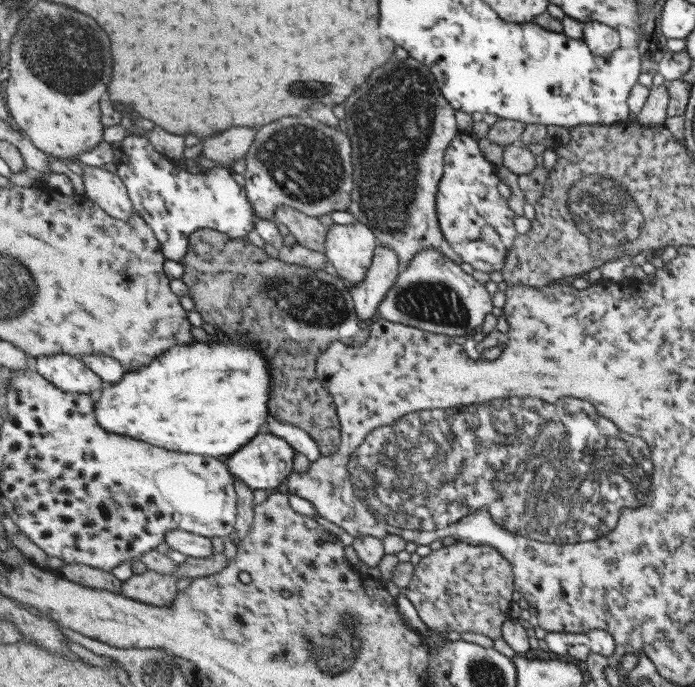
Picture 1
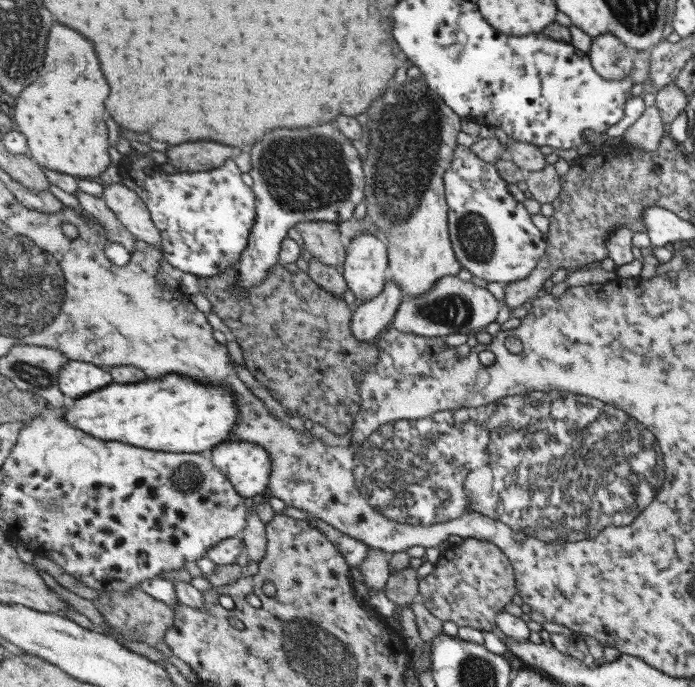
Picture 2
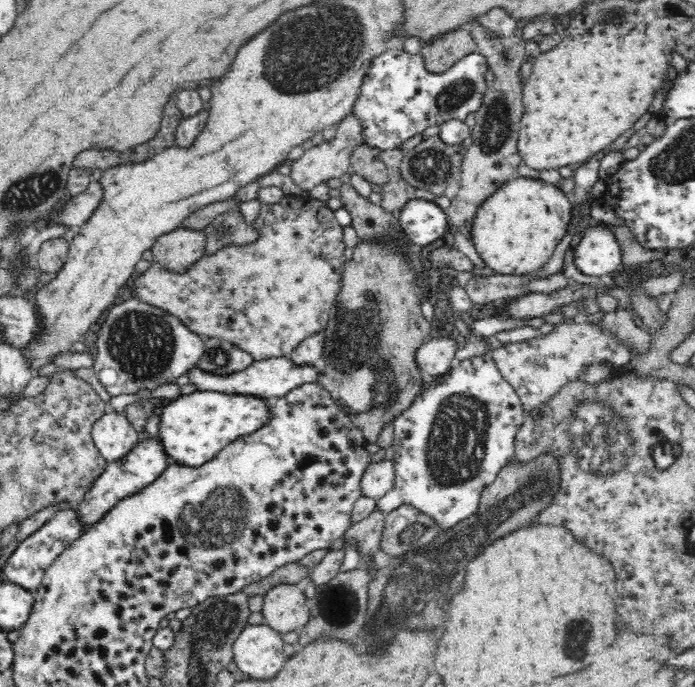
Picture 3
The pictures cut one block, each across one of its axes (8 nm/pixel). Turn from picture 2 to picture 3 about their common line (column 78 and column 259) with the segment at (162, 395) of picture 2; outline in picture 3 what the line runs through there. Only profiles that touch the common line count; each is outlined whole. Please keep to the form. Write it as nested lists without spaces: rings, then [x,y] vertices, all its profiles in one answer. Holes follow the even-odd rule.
[[[196,390],[194,394],[184,394],[164,406],[158,424],[160,434],[156,440],[164,448],[170,464],[196,470],[212,462],[228,444],[256,432],[266,420],[268,408],[260,398]]]

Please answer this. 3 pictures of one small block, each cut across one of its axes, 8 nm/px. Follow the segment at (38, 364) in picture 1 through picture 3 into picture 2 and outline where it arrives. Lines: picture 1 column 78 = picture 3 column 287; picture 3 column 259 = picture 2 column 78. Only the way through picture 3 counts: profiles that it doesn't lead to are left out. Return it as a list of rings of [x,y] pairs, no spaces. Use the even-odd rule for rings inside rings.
[[[69,362],[69,366],[65,366],[61,372],[61,390],[65,396],[75,400],[95,394],[97,390],[103,390],[115,382],[115,376],[107,368],[89,362]]]

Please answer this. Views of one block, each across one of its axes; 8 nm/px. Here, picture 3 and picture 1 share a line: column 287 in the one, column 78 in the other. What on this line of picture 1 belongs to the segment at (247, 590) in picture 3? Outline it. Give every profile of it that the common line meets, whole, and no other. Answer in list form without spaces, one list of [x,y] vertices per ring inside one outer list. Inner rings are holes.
[[[63,564],[63,568],[59,568],[57,574],[61,574],[67,580],[73,580],[77,584],[97,588],[97,590],[109,590],[109,592],[115,592],[115,594],[119,594],[121,588],[123,588],[123,582],[119,582],[113,574],[109,574],[105,570],[95,570],[95,568],[89,568],[89,566]]]

